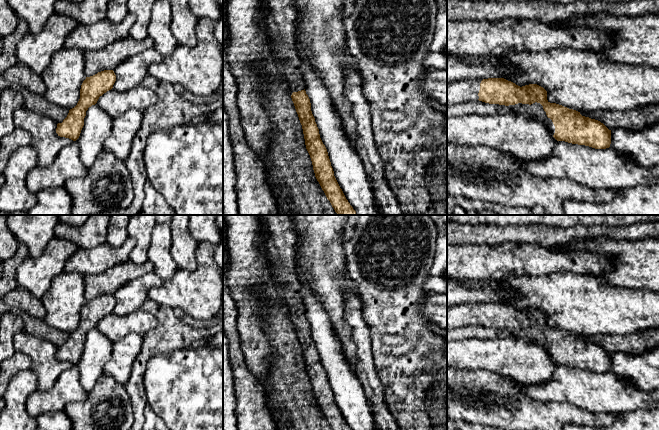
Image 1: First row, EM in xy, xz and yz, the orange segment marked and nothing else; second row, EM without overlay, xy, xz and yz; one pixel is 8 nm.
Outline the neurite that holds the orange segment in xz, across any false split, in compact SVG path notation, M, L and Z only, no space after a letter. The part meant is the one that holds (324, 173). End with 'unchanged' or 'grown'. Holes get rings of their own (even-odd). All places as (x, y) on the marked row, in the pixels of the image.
M265 0L264 6L264 21L272 39L273 53L282 62L282 75L302 125L315 177L338 215L357 215L334 176L327 149L311 111L302 75L302 61L297 51L296 10L292 0Z; grown

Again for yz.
M504 78L470 79L447 83L447 106L477 100L489 104L505 105L511 110L511 113L517 115L528 115L541 120L557 141L585 145L595 149L606 149L610 147L611 130L609 130L603 123L598 120L582 116L580 112L576 110L569 109L556 103L550 103L547 100L547 91L537 84L529 84L520 87Z; grown

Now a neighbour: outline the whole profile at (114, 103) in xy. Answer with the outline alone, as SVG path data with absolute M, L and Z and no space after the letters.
M141 85L124 92L112 88L100 96L96 104L114 119L129 110L143 112L154 105L157 99L152 90Z

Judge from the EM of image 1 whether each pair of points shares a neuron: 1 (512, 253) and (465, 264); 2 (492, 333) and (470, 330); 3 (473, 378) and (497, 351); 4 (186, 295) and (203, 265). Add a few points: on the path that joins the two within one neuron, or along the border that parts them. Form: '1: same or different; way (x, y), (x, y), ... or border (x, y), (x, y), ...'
1: same; way (500, 262), (477, 262)
2: same; way (487, 333), (475, 331)
3: different; border (458, 368), (487, 369), (504, 376)
4: same; way (193, 288), (203, 278), (203, 272)

